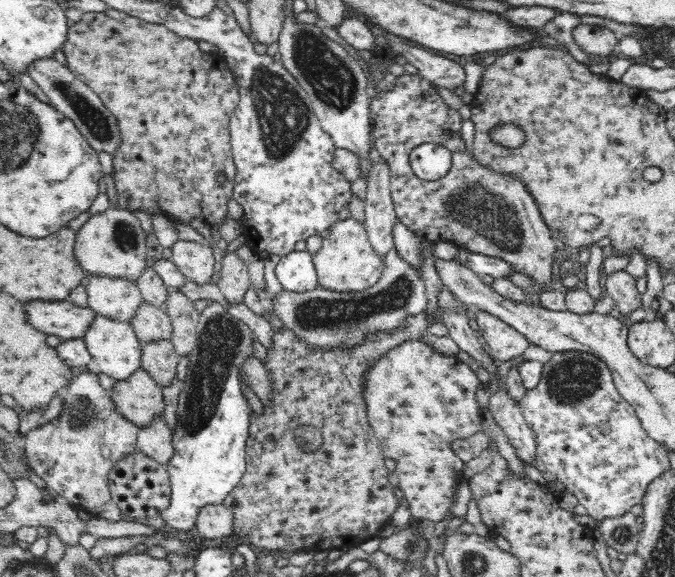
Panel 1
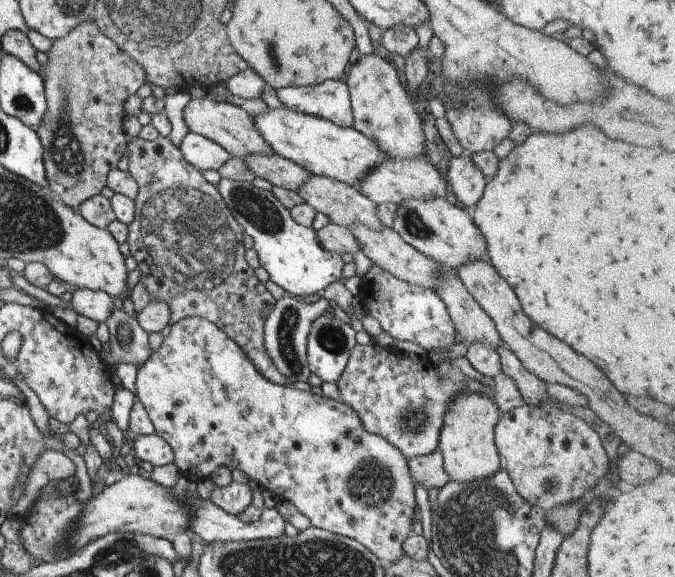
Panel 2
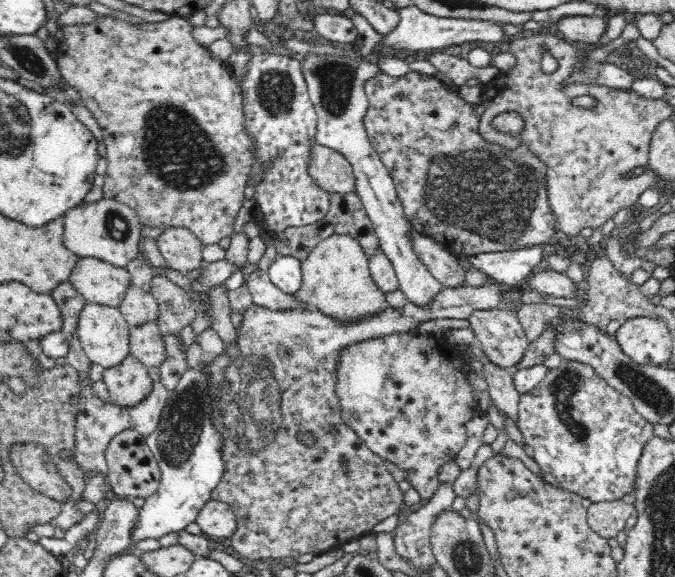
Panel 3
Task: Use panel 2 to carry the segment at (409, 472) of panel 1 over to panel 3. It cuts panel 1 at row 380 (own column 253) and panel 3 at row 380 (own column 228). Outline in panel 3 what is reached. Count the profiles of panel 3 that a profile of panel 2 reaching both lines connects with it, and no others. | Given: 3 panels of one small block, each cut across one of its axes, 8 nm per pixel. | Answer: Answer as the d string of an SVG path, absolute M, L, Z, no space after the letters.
M418 332L415 334L394 333L383 337L374 337L373 339L350 345L339 356L337 364L337 395L339 404L342 407L342 420L354 430L373 453L380 455L384 460L393 462L400 470L407 471L406 481L410 484L410 488L412 487L418 492L422 500L429 501L433 498L441 485L438 479L438 470L450 460L455 461L457 454L464 448L468 440L464 422L472 420L481 413L478 401L474 398L473 388L468 379L468 372L464 365L464 356L453 343L448 343L443 336L420 335Z

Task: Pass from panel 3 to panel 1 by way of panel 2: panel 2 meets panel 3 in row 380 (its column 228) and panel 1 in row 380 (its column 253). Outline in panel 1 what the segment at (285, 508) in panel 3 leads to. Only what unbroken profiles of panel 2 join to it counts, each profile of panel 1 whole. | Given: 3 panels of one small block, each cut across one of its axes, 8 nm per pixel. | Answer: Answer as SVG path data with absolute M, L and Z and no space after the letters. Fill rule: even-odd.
M425 313L422 315L410 317L407 319L408 324L406 328L394 332L394 334L384 334L380 332L378 336L370 336L366 339L366 344L358 346L356 350L352 352L321 352L321 350L307 350L307 346L303 342L300 342L295 334L287 327L285 327L285 333L276 333L274 342L275 347L269 354L269 368L273 370L273 383L271 383L274 402L273 411L266 410L264 408L264 414L258 417L254 412L250 416L250 434L248 436L248 442L246 442L246 472L242 476L242 480L238 482L238 486L230 492L223 500L223 505L229 508L233 512L234 516L234 529L236 532L244 532L250 536L250 543L254 546L264 549L264 552L271 552L272 554L290 555L297 551L302 550L326 550L327 552L337 549L338 551L344 551L345 549L352 549L353 547L360 546L365 540L379 536L381 530L387 525L387 522L391 521L391 516L398 505L398 498L394 495L394 487L390 480L388 480L388 474L390 472L384 465L384 456L378 445L378 439L372 427L370 427L370 421L368 421L368 407L366 407L366 399L364 399L364 382L366 382L366 374L368 370L384 356L388 354L392 348L397 347L400 343L408 339L416 339L420 333L426 334L426 327L430 324L426 321ZM300 426L315 426L318 427L322 436L323 441L319 448L312 451L304 451L296 441L296 428Z

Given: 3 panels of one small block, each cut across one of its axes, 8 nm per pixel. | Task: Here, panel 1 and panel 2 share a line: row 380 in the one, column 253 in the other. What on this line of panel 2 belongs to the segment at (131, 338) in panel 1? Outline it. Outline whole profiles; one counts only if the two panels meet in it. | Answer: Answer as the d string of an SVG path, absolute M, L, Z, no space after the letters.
M285 106L280 109L268 108L267 113L261 113L252 119L274 155L289 159L311 175L335 179L355 188L382 162L393 160L388 158L375 141L353 127L340 127L328 120L303 114Z

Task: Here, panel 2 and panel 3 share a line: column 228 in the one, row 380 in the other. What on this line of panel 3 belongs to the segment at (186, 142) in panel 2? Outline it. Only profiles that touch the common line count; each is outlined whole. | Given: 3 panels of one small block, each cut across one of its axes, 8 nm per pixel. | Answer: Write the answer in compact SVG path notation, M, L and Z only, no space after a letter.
M158 368L149 369L149 375L153 380L153 387L147 399L138 406L129 408L131 428L142 433L144 437L156 430L169 397L166 387L160 383Z

